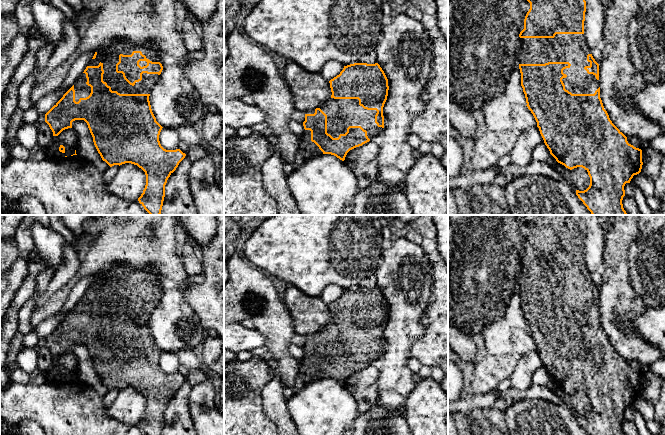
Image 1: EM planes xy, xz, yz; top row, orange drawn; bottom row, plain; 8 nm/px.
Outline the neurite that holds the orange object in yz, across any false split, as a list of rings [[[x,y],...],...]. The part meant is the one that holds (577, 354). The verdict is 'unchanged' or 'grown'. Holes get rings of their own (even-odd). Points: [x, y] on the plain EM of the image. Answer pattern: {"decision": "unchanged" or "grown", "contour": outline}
{"decision": "grown", "contour": [[[526,215],[526,223],[530,227],[530,233],[524,243],[524,253],[519,258],[520,269],[517,274],[517,286],[521,297],[521,310],[525,318],[526,330],[533,338],[544,367],[556,385],[570,394],[582,391],[588,396],[590,401],[589,411],[584,415],[576,414],[576,419],[587,433],[589,435],[625,435],[622,428],[625,420],[624,410],[626,407],[630,407],[634,399],[641,396],[643,389],[642,374],[628,367],[627,361],[612,347],[604,333],[600,322],[599,288],[593,282],[584,260],[585,222],[580,215]]]}

